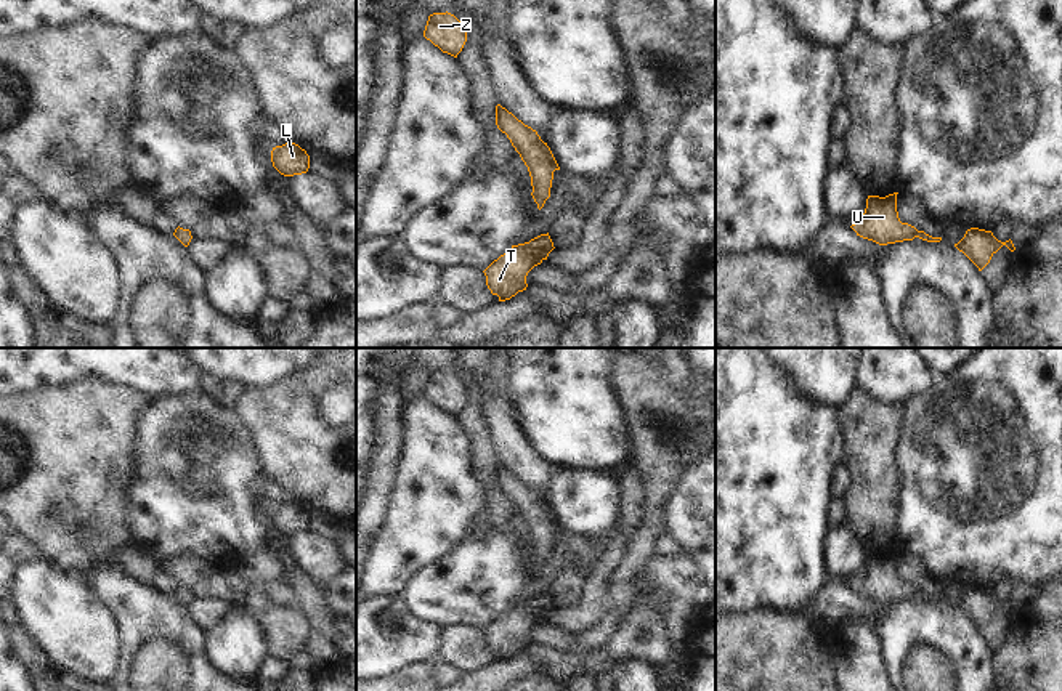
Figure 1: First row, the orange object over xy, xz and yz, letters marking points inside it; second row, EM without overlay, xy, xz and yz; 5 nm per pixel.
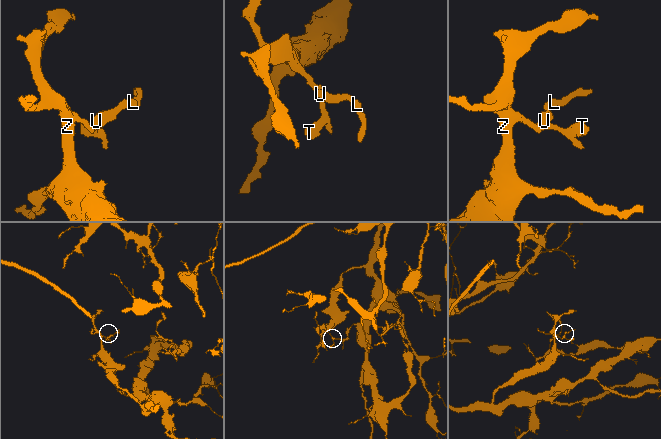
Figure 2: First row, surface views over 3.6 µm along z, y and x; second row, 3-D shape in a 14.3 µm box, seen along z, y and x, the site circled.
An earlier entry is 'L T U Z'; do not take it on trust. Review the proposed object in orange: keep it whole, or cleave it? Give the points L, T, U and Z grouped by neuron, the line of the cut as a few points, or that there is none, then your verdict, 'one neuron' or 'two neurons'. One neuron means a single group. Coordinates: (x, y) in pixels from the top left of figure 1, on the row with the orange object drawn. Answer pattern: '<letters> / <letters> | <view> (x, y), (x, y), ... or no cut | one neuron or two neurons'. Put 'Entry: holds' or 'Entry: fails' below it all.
L T U Z | no cut | one neuron
Entry: holds

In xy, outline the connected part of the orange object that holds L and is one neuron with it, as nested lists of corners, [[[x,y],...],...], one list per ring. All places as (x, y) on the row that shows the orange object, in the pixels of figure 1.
[[[286,143],[273,147],[271,162],[284,176],[302,175],[310,168],[310,156],[295,143]]]

